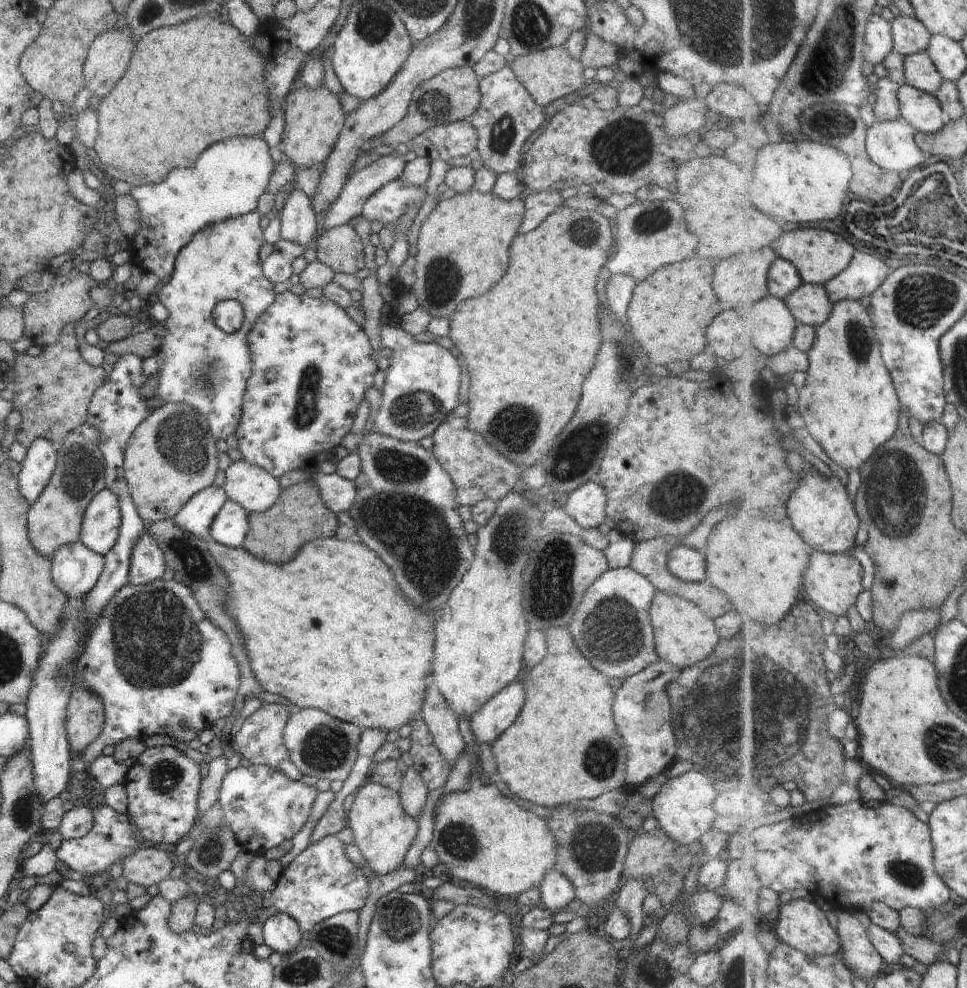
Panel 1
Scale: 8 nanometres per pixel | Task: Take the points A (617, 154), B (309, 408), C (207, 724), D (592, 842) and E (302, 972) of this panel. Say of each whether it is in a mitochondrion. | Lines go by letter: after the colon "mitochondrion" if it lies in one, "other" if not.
A: mitochondrion
B: mitochondrion
C: other
D: mitochondrion
E: mitochondrion

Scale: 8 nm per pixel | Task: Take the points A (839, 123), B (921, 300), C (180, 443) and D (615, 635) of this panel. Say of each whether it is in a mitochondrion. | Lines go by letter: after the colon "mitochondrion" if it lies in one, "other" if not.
A: mitochondrion
B: mitochondrion
C: mitochondrion
D: mitochondrion

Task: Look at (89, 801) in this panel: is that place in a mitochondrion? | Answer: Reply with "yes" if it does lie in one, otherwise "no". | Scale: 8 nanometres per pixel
no

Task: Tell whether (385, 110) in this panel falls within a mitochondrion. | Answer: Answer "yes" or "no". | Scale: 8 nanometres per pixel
no

